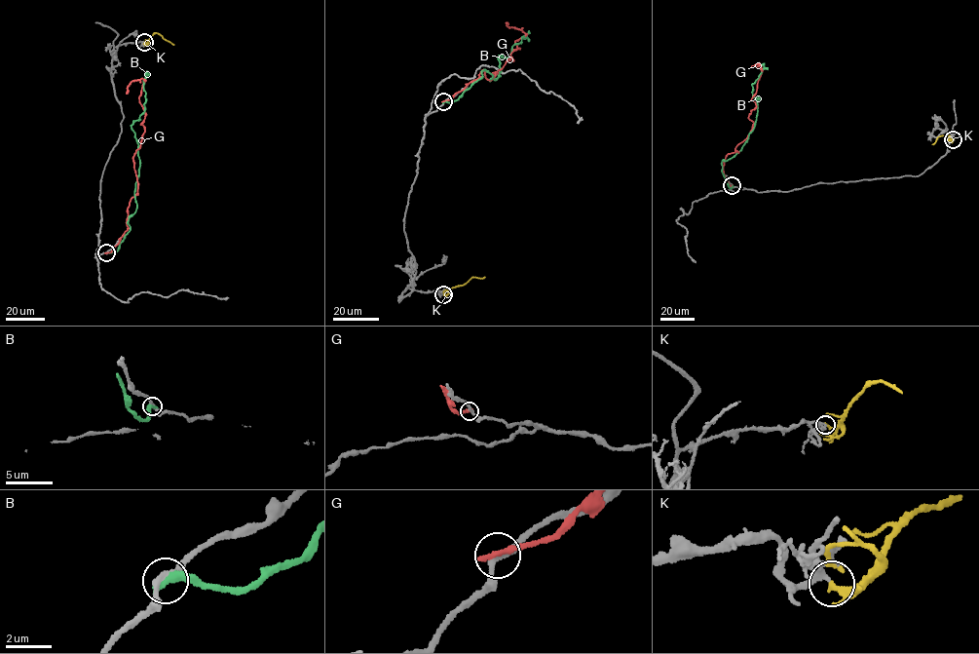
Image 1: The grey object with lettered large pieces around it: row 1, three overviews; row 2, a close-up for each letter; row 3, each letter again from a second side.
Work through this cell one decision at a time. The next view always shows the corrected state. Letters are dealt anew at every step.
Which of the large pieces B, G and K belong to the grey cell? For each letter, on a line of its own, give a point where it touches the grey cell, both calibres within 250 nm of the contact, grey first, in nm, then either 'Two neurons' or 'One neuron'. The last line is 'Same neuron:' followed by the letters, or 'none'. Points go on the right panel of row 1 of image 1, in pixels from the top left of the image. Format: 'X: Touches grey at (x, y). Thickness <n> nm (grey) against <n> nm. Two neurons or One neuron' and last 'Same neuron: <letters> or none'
B: Touches grey at (733, 185). Thickness 240 nm (grey) against 360 nm. Two neurons
G: Touches grey at (732, 185). Thickness 240 nm (grey) against 280 nm. Two neurons
K: Touches grey at (953, 139). Thickness 200 nm (grey) against 240 nm. Two neurons
Same neuron: none

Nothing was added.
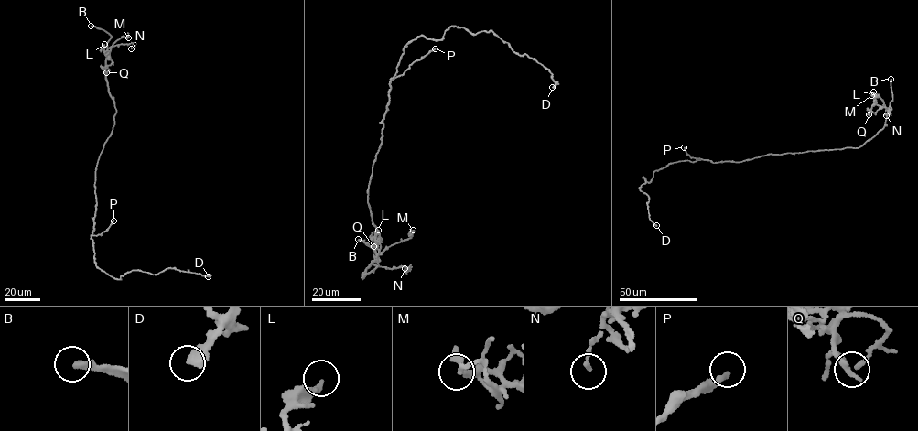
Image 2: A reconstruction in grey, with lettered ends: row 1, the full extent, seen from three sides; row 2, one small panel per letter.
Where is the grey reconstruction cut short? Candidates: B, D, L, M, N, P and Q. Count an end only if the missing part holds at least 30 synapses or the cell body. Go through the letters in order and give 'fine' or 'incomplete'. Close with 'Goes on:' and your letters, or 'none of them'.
B: incomplete
D: fine
L: fine
M: fine
N: fine
P: incomplete
Q: fine
Goes on: B, P

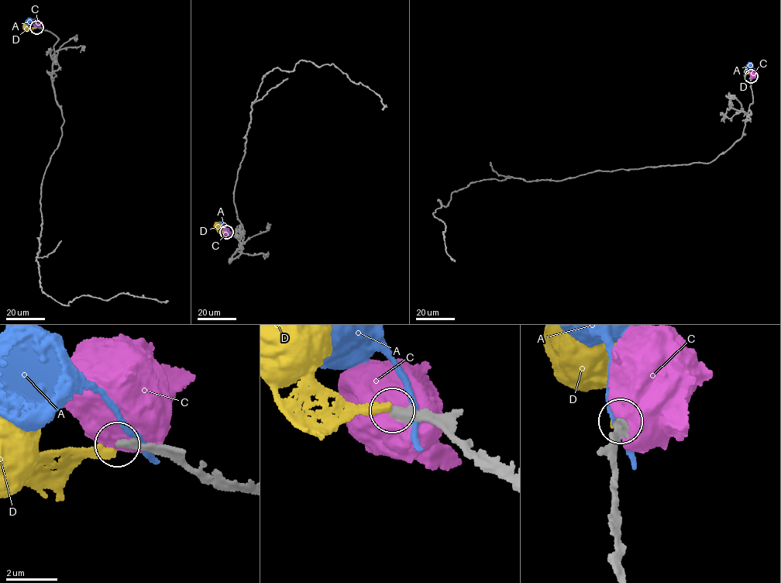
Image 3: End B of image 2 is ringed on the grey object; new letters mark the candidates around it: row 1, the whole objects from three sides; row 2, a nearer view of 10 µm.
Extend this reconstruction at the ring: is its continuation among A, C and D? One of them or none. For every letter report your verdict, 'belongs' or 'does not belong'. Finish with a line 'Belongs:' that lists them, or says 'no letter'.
A: does not belong
C: does not belong
D: does not belong
Belongs: no letter

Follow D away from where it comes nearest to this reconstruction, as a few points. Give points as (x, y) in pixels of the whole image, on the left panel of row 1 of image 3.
D: (36, 27), (26, 27)

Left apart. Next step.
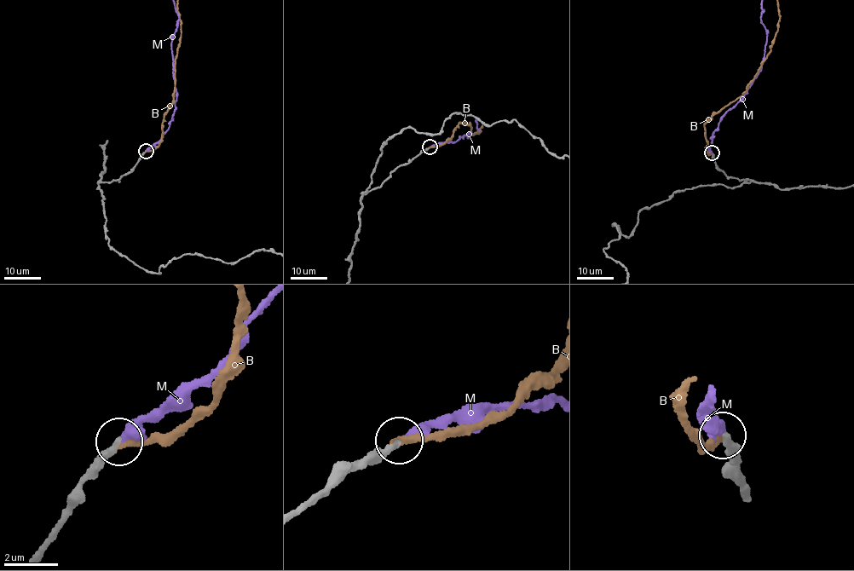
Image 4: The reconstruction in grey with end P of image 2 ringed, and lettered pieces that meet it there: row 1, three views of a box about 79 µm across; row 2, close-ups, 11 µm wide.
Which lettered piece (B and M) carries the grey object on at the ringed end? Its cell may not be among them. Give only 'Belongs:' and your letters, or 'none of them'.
Belongs: M

